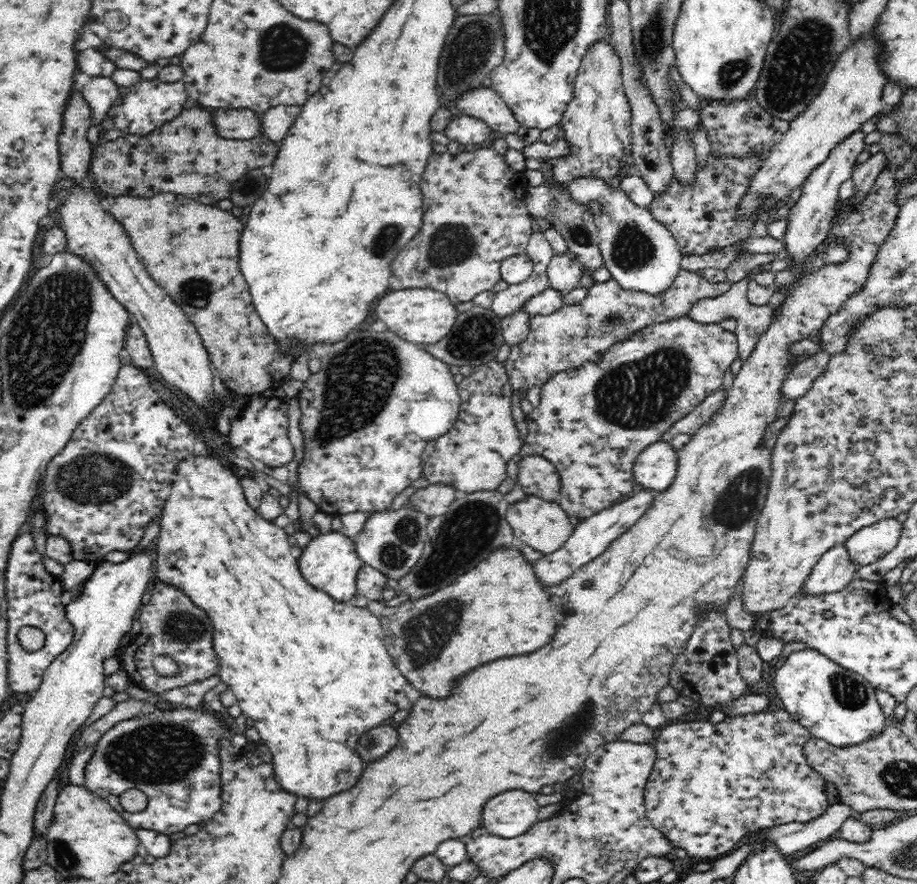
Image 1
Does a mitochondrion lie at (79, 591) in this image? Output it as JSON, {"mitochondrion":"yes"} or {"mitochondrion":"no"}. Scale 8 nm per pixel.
{"mitochondrion":"no"}

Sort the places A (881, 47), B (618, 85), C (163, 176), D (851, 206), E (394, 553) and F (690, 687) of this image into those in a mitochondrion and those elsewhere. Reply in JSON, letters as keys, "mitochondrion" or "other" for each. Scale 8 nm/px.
{"A":"other","B":"other","C":"mitochondrion","D":"other","E":"mitochondrion","F":"other"}

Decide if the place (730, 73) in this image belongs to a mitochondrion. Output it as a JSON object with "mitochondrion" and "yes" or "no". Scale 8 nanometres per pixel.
{"mitochondrion":"yes"}

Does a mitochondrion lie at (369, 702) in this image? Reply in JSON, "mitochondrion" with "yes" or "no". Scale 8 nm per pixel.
{"mitochondrion":"no"}

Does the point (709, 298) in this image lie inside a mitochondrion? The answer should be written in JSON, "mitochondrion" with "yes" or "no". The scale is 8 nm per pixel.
{"mitochondrion":"no"}

